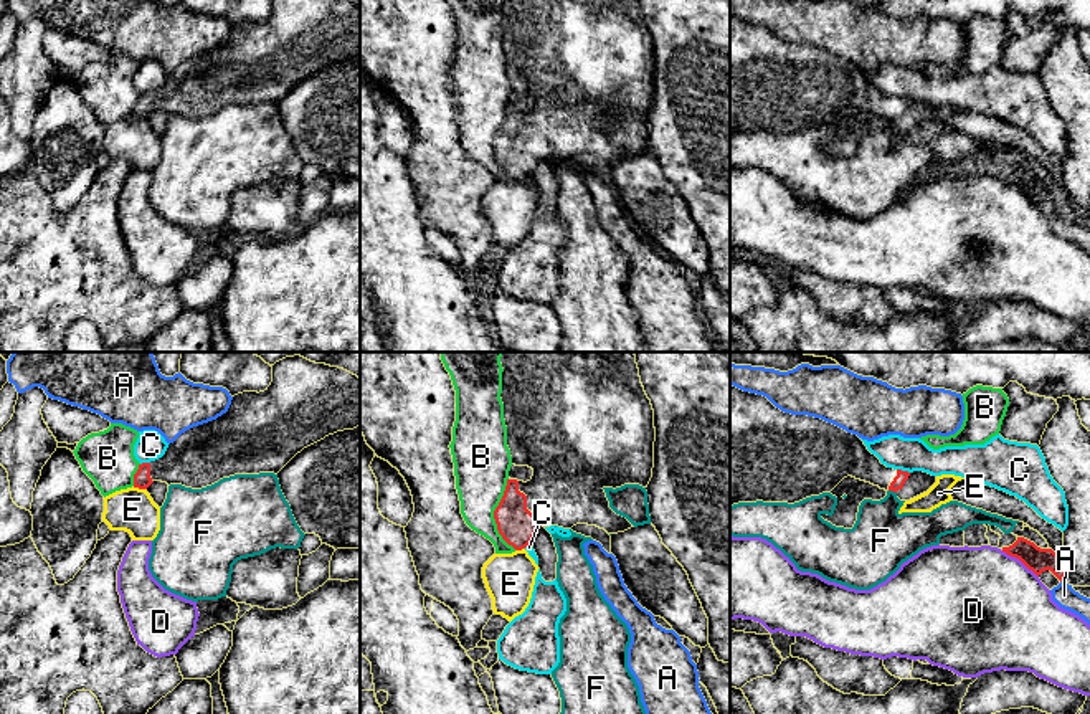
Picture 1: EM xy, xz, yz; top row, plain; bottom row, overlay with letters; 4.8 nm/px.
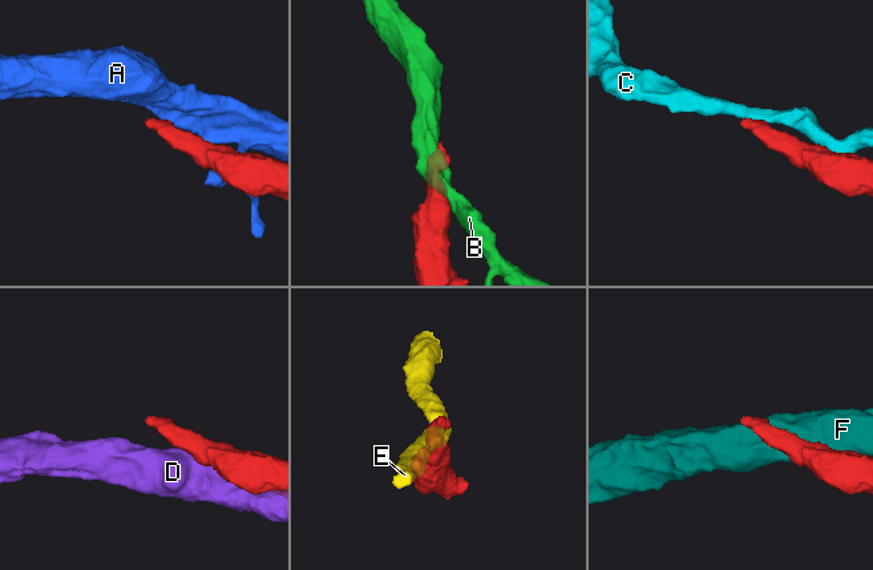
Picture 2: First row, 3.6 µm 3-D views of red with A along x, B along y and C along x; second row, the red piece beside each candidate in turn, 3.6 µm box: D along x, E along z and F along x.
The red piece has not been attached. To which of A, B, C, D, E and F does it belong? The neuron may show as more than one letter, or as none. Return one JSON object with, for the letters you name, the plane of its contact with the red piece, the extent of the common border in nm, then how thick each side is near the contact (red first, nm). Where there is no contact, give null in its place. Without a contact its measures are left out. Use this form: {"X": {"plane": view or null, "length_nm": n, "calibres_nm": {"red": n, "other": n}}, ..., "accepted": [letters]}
{"accepted": []}

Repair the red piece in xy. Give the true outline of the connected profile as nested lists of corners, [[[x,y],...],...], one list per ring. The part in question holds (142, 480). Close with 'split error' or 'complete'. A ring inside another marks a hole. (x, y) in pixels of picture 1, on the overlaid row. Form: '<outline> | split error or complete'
[[[286,357],[272,367],[272,382],[264,392],[233,397],[226,413],[193,426],[168,445],[155,461],[139,464],[134,488],[154,481],[201,489],[235,474],[277,474],[304,448],[329,435],[360,426],[360,378],[344,369]]] | split error

